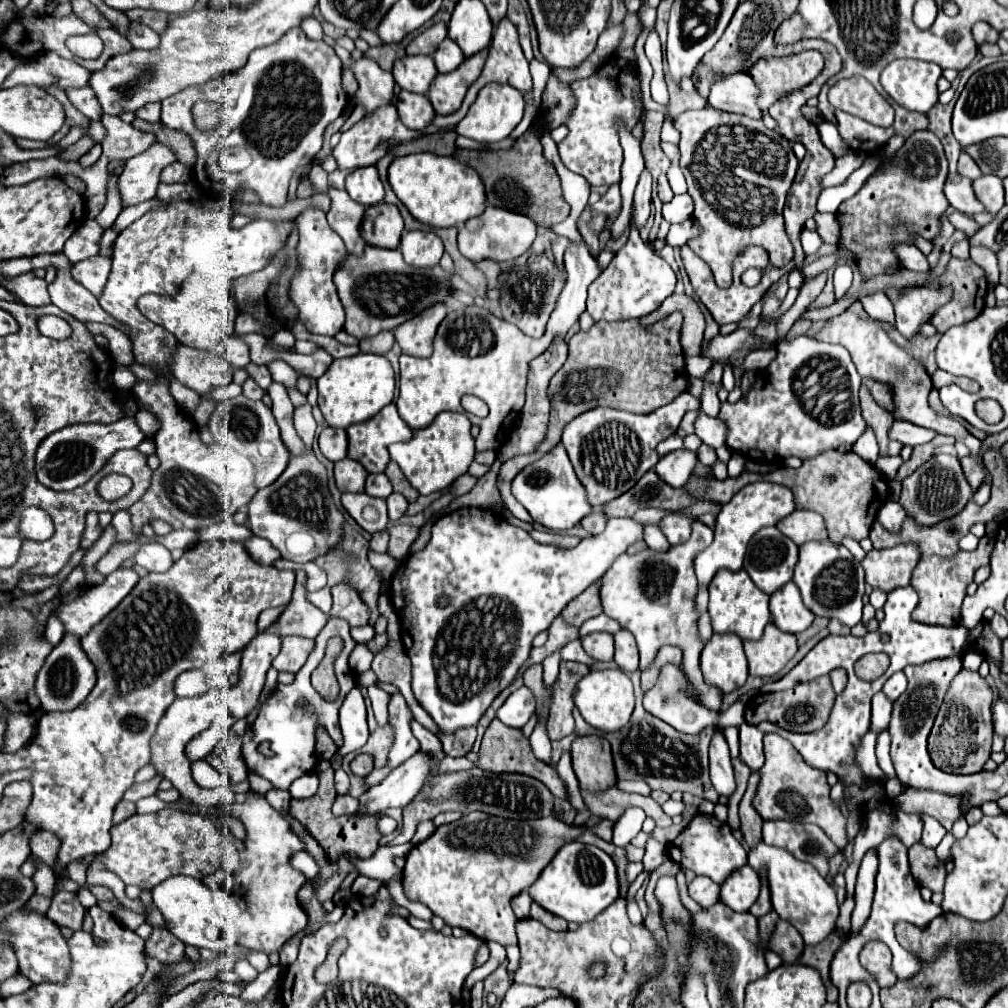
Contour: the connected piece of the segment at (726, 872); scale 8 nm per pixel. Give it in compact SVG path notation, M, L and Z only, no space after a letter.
M699 813L685 829L683 833L669 843L667 847L669 857L681 867L681 869L689 869L695 875L705 875L711 877L715 883L723 883L733 871L741 869L747 863L747 851L743 849L743 845L733 837L731 827L727 823L717 821L713 815L703 815Z

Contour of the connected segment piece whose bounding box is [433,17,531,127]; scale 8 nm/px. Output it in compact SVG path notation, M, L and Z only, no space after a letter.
M505 17L499 25L497 25L497 29L495 29L495 33L493 33L493 41L491 41L491 49L489 49L489 57L487 57L487 61L485 61L485 67L483 67L483 71L481 71L479 79L477 79L477 81L469 87L469 91L467 91L467 95L465 95L465 101L463 101L463 105L459 107L459 111L457 111L455 115L449 115L449 117L441 117L441 115L437 115L437 117L435 117L435 121L433 121L433 125L437 125L437 127L449 127L449 125L459 123L459 121L461 121L461 117L463 117L463 115L467 113L467 109L471 107L471 103L475 101L475 97L477 97L479 89L481 89L481 87L485 87L487 83L507 83L507 85L511 85L511 87L519 89L521 93L531 91L529 61L525 59L525 55L523 55L523 51L521 51L517 29L515 29L515 25L513 25L507 17Z

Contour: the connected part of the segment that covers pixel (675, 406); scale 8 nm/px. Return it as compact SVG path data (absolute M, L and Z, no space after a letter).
M681 393L673 403L647 415L595 407L569 421L563 429L561 443L567 449L567 455L573 463L579 481L587 489L589 503L593 507L601 507L603 503L627 493L659 461L657 445L677 431L687 411L697 409L699 399L691 393Z

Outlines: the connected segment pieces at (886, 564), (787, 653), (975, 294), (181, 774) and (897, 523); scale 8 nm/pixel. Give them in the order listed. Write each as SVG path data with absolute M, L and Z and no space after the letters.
M913 543L881 551L873 549L861 561L867 575L867 583L871 587L883 589L885 593L897 587L907 587L917 563L919 563L919 547Z
M773 623L767 625L759 641L743 641L749 661L749 675L771 677L779 673L797 651L795 635L779 631Z
M951 257L947 271L939 277L937 283L933 283L933 287L939 285L953 285L955 289L953 299L945 307L941 307L931 321L939 333L945 333L953 325L961 325L975 319L979 311L985 307L985 273L971 259L961 261Z
M209 689L203 695L197 697L177 697L171 707L167 709L167 713L163 715L163 719L159 721L157 733L151 739L151 763L155 765L155 769L159 773L163 773L165 779L169 779L173 783L175 789L179 789L179 793L193 801L199 807L215 807L215 805L223 805L223 803L233 803L235 801L235 793L229 789L229 785L221 785L217 789L201 789L195 785L193 777L191 777L191 761L185 757L185 745L197 737L201 731L205 731L215 715L219 713L219 709L225 709L225 703L219 697L217 689Z
M887 501L881 509L879 509L879 513L877 513L877 519L883 523L883 527L887 529L887 531L891 531L891 533L895 533L895 531L899 531L901 529L901 523L905 521L905 517L907 517L907 513L903 511L903 507L899 505L899 503L895 503L895 501Z

